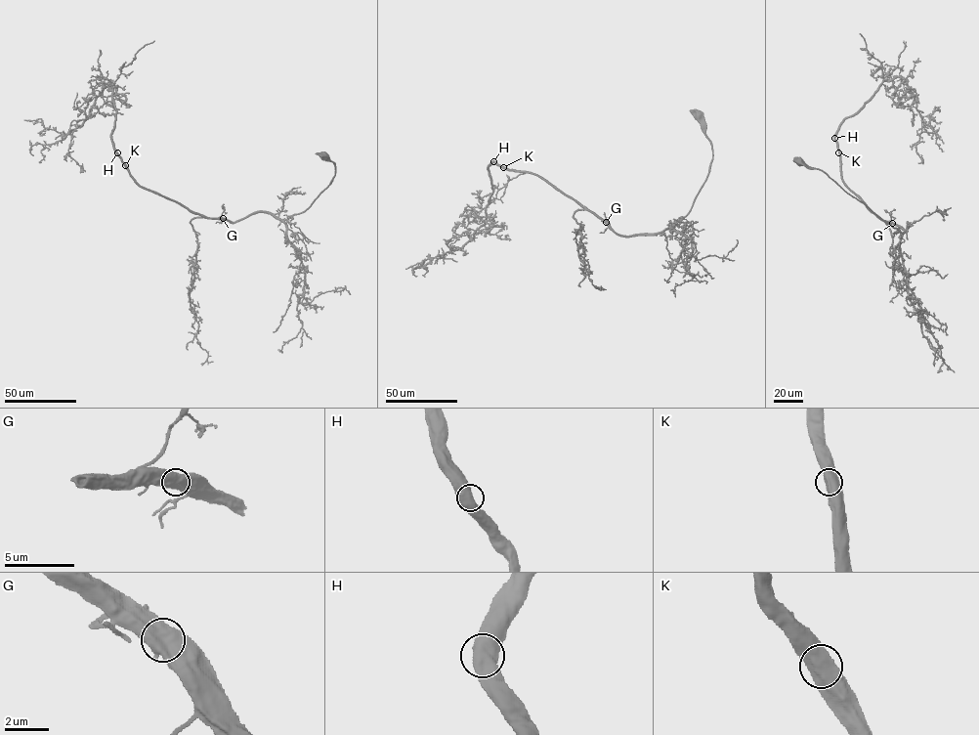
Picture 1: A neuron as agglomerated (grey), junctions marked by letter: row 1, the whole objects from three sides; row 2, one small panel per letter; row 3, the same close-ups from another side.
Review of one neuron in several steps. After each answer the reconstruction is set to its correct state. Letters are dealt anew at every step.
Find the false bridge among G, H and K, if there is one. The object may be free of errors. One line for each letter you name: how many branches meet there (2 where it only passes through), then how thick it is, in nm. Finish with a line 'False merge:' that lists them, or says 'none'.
False merge: none

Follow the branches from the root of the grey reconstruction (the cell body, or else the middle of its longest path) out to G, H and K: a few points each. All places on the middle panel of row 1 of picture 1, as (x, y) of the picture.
G: (699, 115), (711, 146), (712, 159), (707, 177), (686, 215), (652, 235), (623, 236), (617, 234), (606, 222)
H: (699, 115), (712, 151), (707, 177), (686, 215), (654, 234), (617, 234), (537, 175), (507, 169), (493, 161)
K: (699, 115), (712, 151), (707, 177), (686, 215), (654, 234), (617, 234), (594, 213), (537, 175), (503, 167)

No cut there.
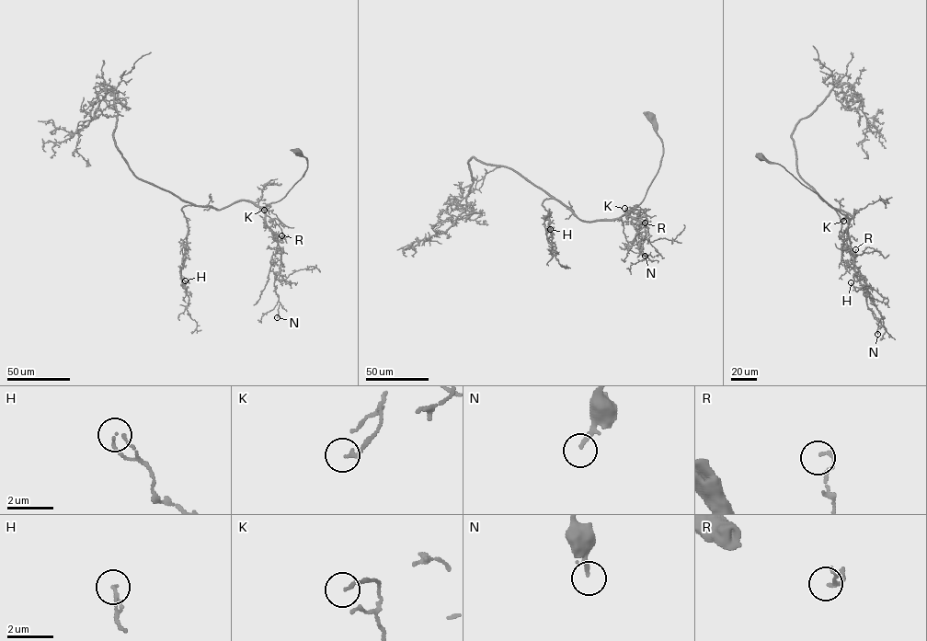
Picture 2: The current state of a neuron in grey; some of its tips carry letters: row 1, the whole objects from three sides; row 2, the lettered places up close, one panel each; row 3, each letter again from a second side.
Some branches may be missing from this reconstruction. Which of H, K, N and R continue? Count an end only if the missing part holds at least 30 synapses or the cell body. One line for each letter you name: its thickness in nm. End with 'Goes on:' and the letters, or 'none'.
N: 180 nm
Goes on: N

